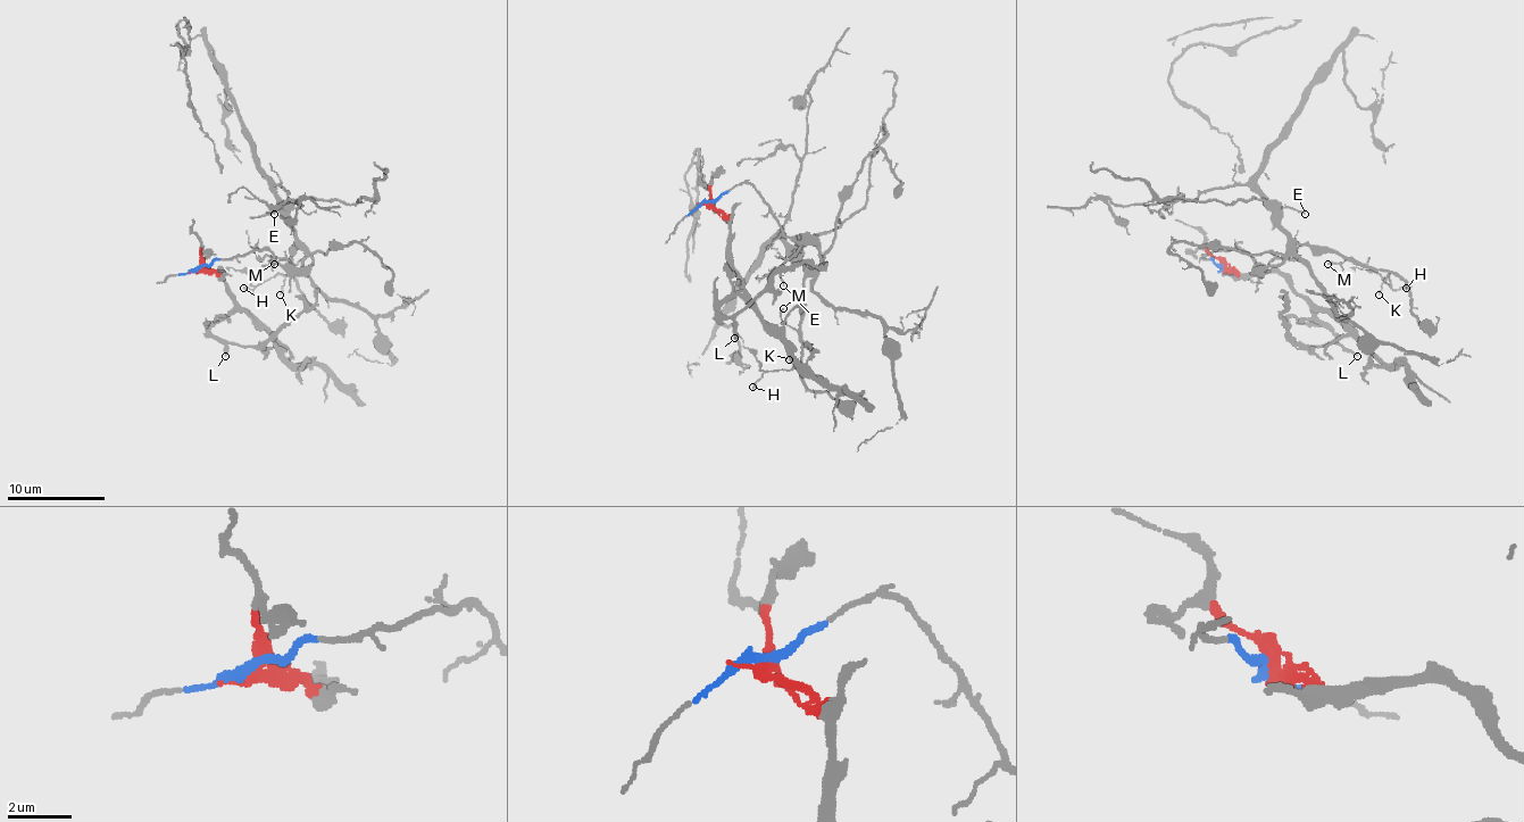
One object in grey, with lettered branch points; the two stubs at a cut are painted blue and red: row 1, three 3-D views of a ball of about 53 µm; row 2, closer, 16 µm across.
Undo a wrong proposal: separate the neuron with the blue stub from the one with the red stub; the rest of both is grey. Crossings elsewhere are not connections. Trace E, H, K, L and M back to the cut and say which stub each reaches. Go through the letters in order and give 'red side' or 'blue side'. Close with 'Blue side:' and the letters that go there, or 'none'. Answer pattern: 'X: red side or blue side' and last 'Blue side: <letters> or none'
E: blue side
H: blue side
K: blue side
L: red side
M: blue side
Blue side: E, H, K, M

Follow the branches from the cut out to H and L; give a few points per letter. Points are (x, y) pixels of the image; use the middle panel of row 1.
H: (708, 204), (749, 184), (776, 223), (808, 240), (821, 260), (804, 282), (801, 363), (767, 370), (752, 388)
L: (708, 204), (730, 223), (727, 260), (742, 292), (732, 295), (721, 312), (732, 321), (735, 338)

